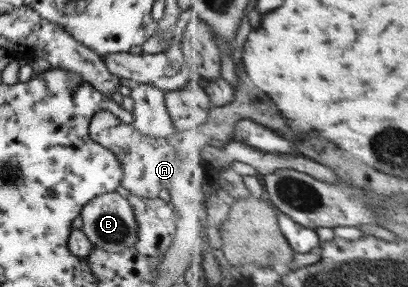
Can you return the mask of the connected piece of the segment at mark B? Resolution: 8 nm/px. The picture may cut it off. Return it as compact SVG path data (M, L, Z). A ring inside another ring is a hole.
M116 192L92 198L79 212L80 230L93 246L106 252L122 252L136 241L136 222L129 203Z

